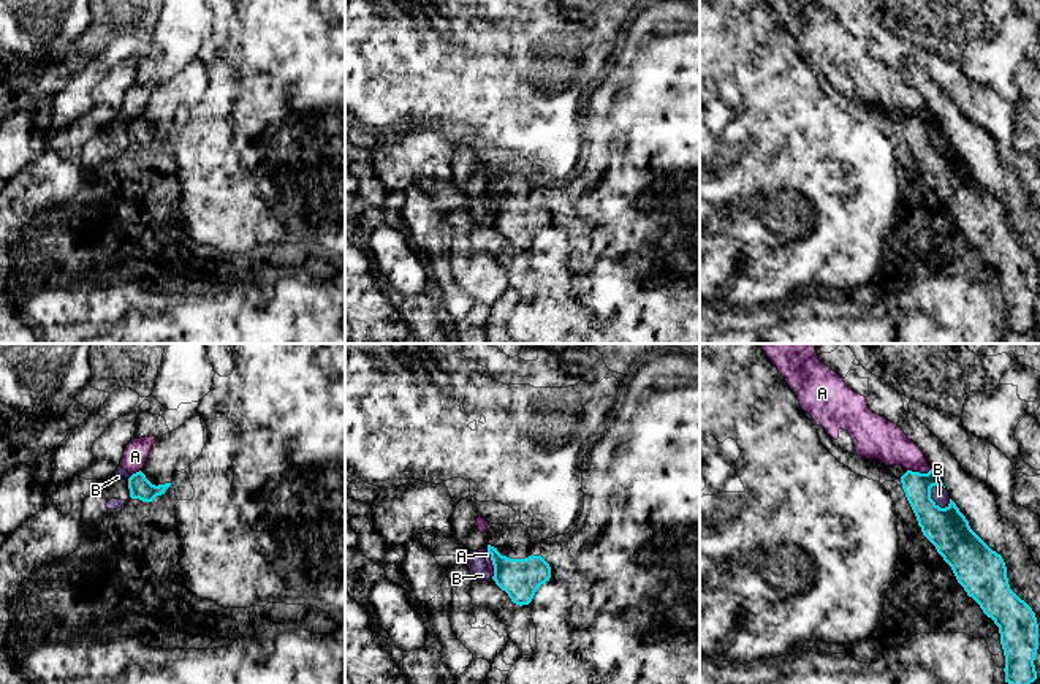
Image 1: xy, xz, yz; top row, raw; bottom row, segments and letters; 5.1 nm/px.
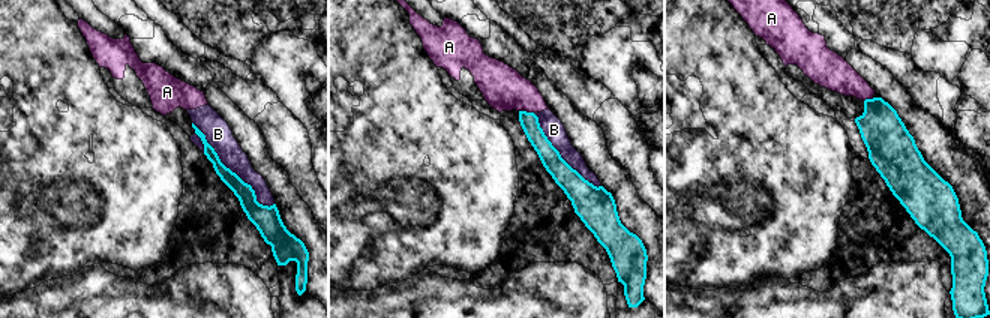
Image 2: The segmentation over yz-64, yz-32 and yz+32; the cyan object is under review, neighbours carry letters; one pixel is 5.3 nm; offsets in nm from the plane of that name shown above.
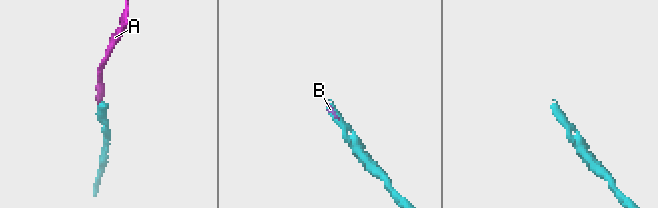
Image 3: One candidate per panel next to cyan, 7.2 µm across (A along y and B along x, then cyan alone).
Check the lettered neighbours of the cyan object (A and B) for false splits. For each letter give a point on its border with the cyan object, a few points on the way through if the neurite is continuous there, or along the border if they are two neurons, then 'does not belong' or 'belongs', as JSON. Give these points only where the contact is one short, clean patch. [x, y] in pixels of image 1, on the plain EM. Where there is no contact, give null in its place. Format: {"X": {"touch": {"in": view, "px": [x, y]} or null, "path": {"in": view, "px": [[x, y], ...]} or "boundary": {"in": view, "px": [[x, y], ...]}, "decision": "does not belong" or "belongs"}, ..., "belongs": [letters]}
{"A": {"touch": {"in": "yz", "px": [918, 117]}, "boundary": {"in": "yz", "px": [[931, 114], [926, 117], [907, 116]]}, "decision": "does not belong"}, "B": {"touch": {"in": "yz", "px": [931, 144]}, "decision": "does not belong"}, "belongs": []}

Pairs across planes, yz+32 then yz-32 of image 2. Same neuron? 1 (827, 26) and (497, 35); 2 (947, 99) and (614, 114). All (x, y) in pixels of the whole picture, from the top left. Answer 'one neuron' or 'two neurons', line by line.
1: one neuron
2: one neuron

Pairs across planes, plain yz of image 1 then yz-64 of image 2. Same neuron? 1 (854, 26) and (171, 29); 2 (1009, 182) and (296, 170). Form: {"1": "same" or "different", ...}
{"1": "different", "2": "different"}

